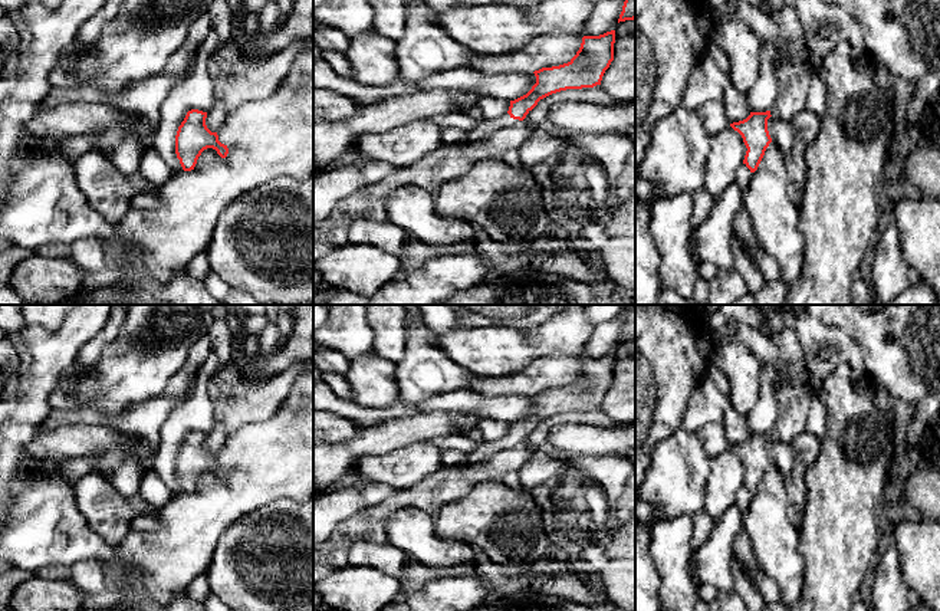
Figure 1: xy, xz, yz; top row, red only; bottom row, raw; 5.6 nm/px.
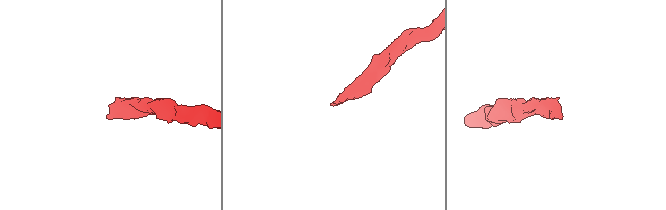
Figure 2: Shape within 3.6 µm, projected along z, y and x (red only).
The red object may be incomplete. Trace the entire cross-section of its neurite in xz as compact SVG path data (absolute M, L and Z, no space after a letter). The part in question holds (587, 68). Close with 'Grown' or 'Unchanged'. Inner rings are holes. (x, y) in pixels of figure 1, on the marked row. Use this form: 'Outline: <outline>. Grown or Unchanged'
Outline: M615 30L599 36L584 36L579 50L568 63L535 70L536 83L532 89L510 101L509 111L503 116L494 121L477 121L473 129L466 131L464 142L473 142L494 131L516 125L540 99L552 93L601 85L605 70L614 60L614 43Z. Grown

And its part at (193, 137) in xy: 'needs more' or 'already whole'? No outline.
already whole

